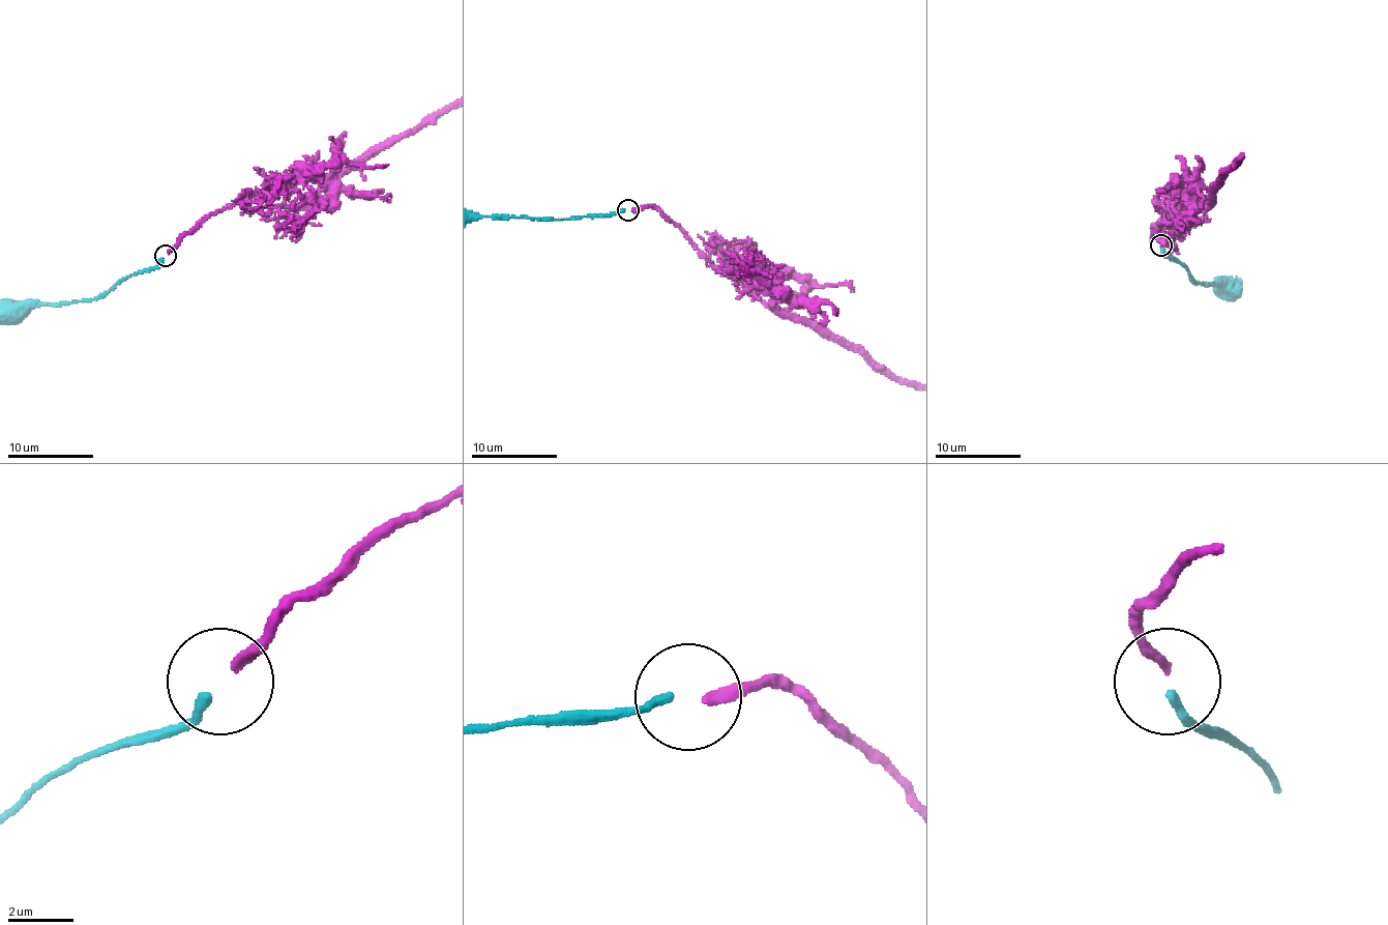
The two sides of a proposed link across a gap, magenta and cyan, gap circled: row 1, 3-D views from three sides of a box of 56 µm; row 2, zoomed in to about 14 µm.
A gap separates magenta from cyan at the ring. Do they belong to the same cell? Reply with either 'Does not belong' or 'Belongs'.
Does not belong

